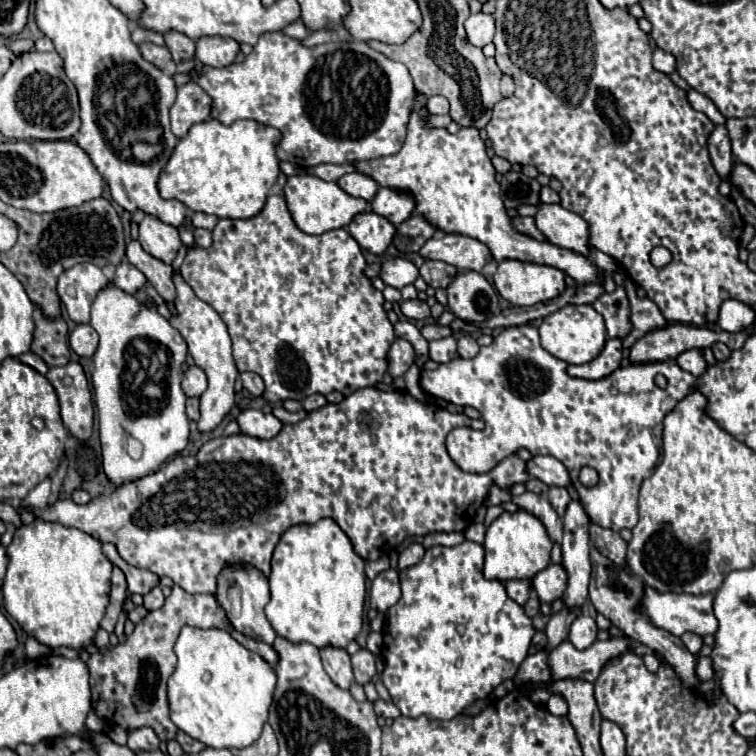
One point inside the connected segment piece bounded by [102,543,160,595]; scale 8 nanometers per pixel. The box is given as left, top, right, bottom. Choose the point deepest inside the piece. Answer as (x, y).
(139, 580)

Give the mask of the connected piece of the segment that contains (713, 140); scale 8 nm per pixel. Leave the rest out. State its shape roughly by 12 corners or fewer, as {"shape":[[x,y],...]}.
{"shape":[[724,125],[708,139],[718,175],[730,183],[734,155]]}

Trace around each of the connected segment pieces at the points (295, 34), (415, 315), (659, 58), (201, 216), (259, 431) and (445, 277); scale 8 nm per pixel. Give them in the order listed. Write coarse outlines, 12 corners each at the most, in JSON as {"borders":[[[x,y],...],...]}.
{"borders":[[[301,20],[288,25],[282,32],[299,40],[310,37],[312,31]],[[420,299],[402,301],[408,319],[428,319],[430,307]],[[654,49],[654,69],[670,75],[676,59],[664,49]],[[192,213],[194,227],[214,229],[216,215]],[[240,411],[242,433],[272,439],[284,427],[272,413]],[[428,259],[420,277],[434,289],[448,287],[456,267]]]}

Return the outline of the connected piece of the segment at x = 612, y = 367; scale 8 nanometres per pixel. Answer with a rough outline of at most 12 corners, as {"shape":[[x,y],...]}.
{"shape":[[608,339],[596,359],[568,365],[570,377],[602,379],[622,361],[622,339]]}

